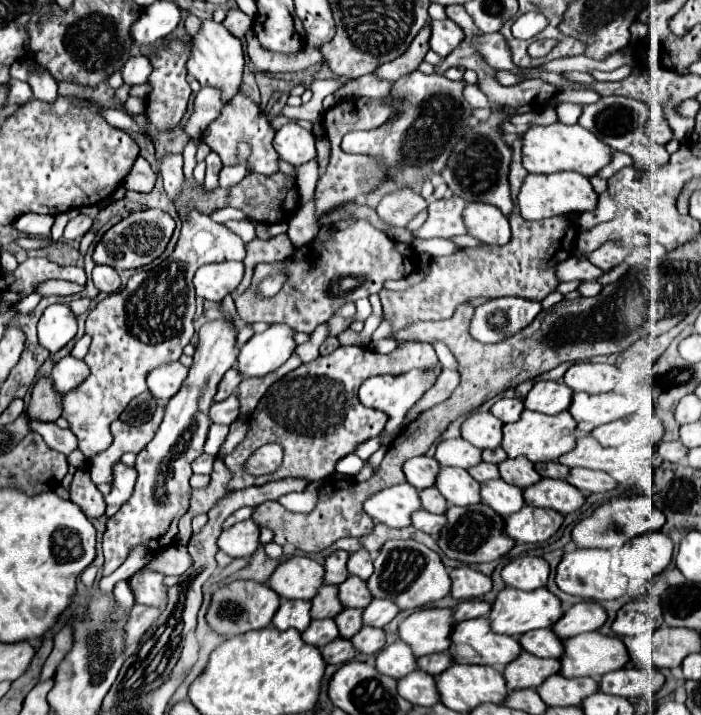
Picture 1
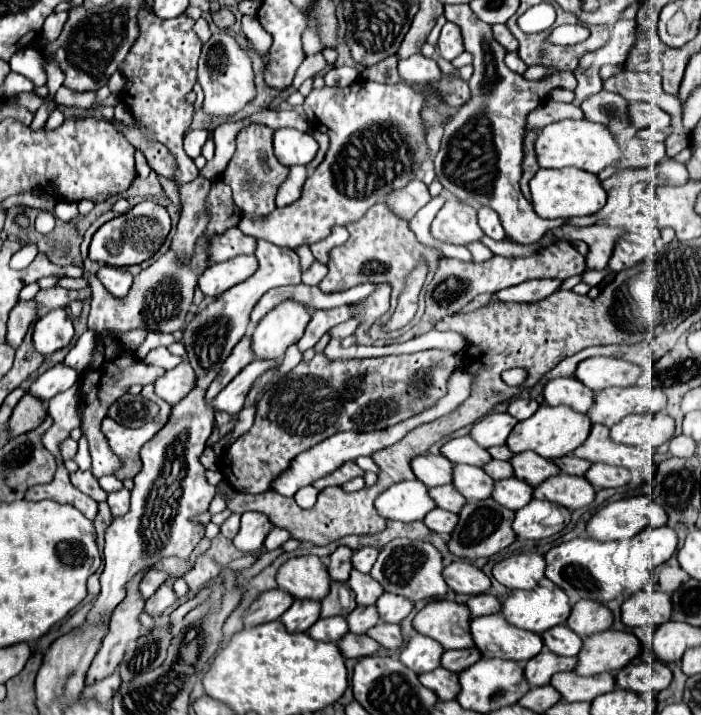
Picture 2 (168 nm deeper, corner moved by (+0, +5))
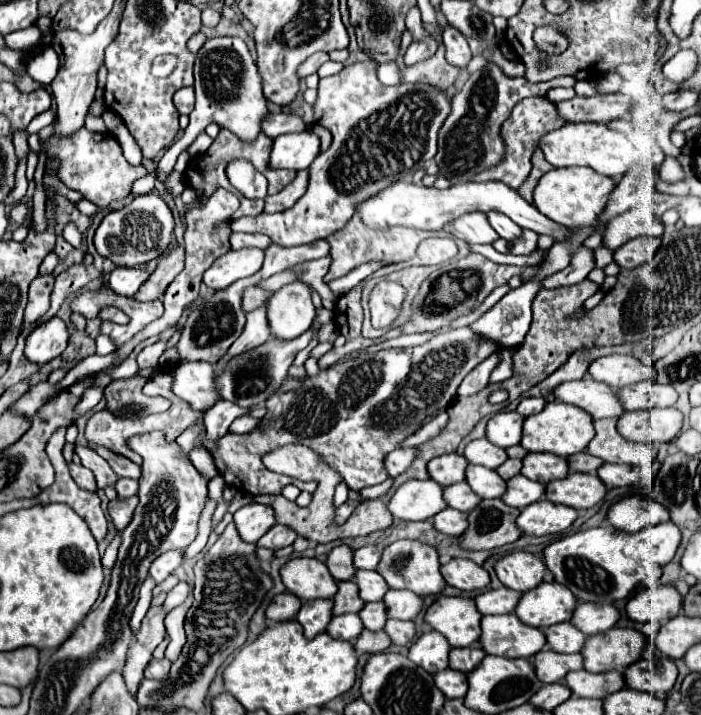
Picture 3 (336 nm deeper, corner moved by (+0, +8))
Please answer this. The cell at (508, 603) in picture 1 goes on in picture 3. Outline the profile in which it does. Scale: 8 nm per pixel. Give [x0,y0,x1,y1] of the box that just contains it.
[516,582,576,628]

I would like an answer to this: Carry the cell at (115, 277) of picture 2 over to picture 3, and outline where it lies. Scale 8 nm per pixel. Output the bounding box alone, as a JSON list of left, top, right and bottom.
[110,268,150,296]

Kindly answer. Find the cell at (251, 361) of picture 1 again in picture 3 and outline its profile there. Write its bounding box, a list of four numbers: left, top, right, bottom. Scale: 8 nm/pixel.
[268,282,316,340]

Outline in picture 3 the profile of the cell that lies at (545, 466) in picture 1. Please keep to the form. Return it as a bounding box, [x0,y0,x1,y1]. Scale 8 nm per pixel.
[568,452,602,474]

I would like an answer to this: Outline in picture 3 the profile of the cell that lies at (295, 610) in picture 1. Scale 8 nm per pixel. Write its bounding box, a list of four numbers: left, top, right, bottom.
[296,600,334,640]

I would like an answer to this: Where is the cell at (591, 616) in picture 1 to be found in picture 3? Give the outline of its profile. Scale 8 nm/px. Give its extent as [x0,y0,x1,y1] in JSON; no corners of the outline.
[572,602,620,634]

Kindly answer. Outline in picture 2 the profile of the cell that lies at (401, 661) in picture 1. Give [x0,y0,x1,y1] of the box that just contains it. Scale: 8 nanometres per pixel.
[398,635,444,673]

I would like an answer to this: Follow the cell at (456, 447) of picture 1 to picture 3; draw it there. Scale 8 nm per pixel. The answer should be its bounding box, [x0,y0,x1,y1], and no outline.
[464,438,508,470]

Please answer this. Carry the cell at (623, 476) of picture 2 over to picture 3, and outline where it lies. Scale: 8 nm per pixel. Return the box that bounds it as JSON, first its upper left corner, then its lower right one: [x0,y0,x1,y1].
[598,464,640,488]

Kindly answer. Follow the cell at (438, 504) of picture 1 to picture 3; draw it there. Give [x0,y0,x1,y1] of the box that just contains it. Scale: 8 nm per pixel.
[444,482,482,514]

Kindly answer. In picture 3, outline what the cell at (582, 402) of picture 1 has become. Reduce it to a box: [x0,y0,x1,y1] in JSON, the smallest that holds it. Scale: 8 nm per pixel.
[616,382,678,410]

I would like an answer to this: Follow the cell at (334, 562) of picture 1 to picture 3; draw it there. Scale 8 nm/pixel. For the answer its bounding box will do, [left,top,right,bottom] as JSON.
[326,546,354,582]

